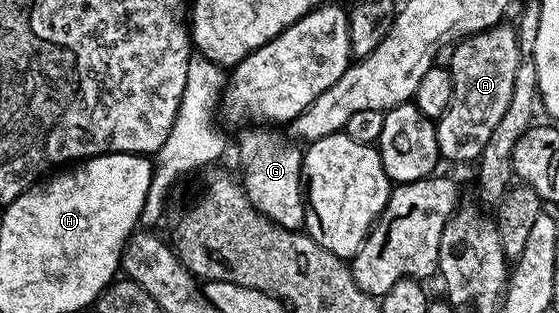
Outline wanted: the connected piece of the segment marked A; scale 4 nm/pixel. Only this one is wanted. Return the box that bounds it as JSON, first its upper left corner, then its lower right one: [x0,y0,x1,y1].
[436,23,524,161]

